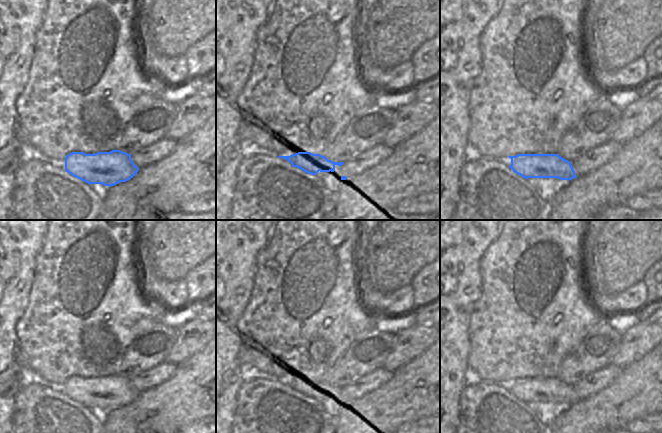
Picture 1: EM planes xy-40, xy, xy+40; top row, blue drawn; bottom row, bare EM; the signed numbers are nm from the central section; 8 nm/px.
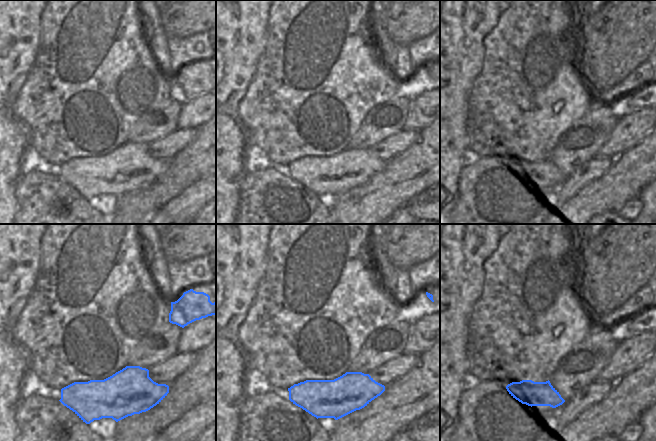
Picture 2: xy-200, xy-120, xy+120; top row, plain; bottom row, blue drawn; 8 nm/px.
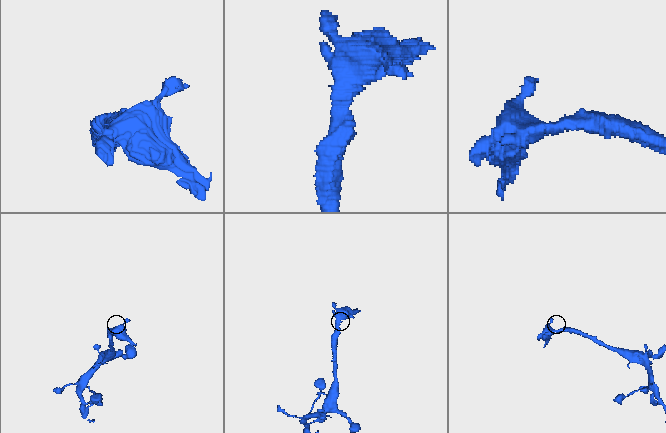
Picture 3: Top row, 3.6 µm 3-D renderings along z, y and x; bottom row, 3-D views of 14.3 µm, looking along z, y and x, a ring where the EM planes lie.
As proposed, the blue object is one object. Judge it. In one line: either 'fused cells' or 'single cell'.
single cell

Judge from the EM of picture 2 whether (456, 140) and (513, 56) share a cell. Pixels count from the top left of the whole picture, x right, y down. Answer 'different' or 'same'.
different

